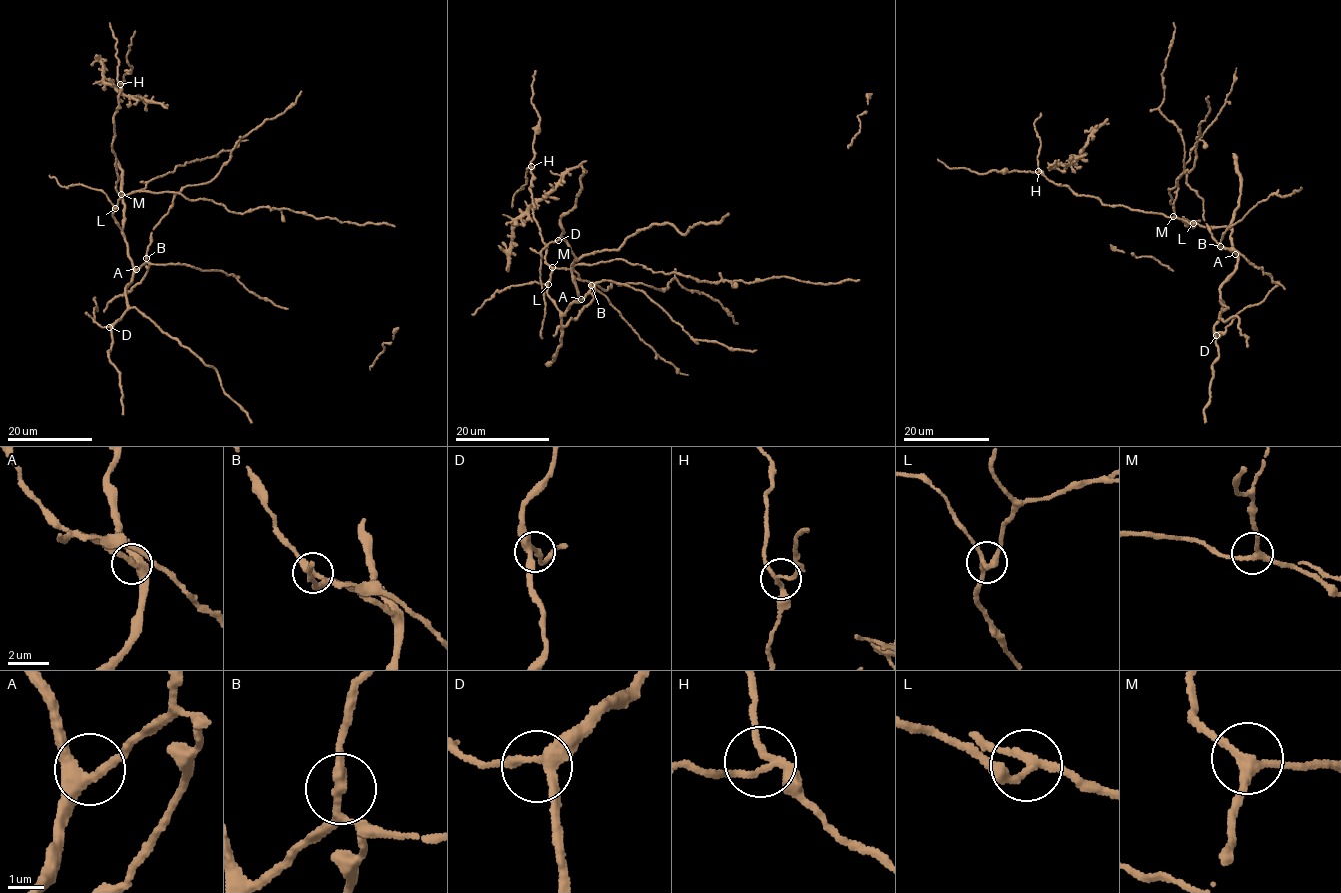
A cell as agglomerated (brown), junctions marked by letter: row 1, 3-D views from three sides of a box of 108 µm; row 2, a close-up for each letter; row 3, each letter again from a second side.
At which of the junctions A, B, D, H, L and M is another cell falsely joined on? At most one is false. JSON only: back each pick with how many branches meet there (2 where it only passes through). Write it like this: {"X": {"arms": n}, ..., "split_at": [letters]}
{"split_at": []}

